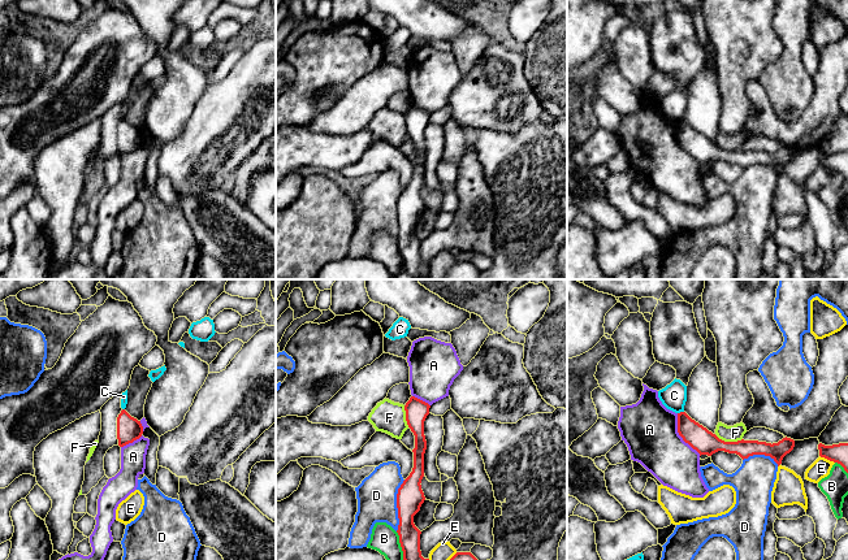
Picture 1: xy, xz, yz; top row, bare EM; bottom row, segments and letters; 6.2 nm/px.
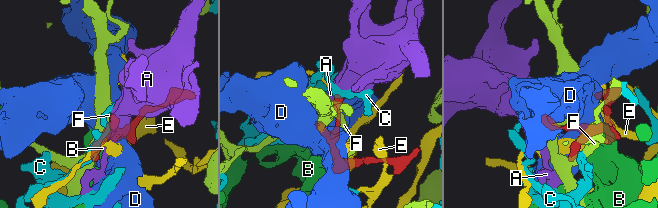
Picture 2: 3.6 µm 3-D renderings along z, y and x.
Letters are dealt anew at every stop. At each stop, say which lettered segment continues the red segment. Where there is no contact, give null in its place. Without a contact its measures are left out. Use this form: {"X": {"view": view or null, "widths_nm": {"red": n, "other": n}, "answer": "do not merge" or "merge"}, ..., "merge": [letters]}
{"A": {"view": "yz", "widths_nm": {"red": 150, "other": 340}, "answer": "do not merge"}, "B": {"view": "xz", "widths_nm": {"red": 130, "other": 170}, "answer": "do not merge"}, "C": {"view": "yz", "widths_nm": {"red": 150, "other": 160}, "answer": "do not merge"}, "D": {"view": "xz", "widths_nm": {"red": 170, "other": 240}, "answer": "do not merge"}, "E": {"view": "yz", "widths_nm": {"red": 110, "other": 120}, "answer": "do not merge"}, "F": {"view": "yz", "widths_nm": {"red": 150, "other": 100}, "answer": "do not merge"}, "merge": []}

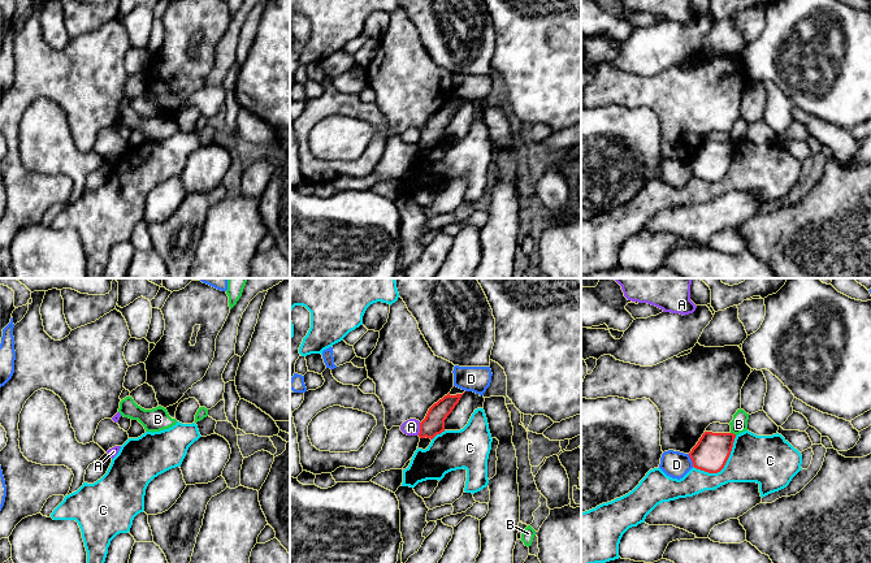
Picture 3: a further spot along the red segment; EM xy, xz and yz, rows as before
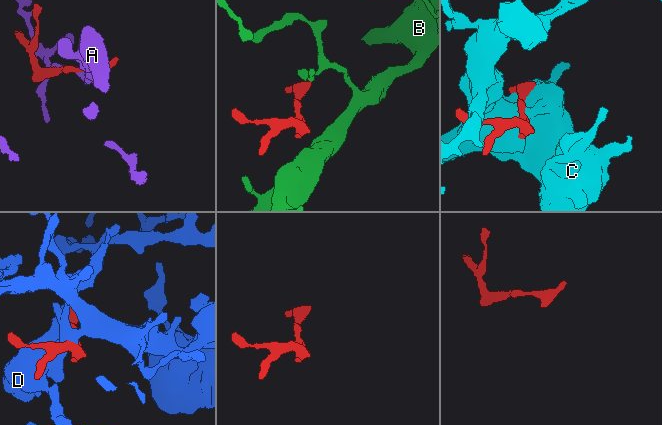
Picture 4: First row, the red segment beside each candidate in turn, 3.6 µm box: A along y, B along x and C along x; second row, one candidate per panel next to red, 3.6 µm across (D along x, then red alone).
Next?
{"A": {"view": "xz", "widths_nm": {"red": 140, "other": 100}, "answer": "do not merge"}, "B": {"view": "yz", "widths_nm": {"red": 220, "other": 100}, "answer": "do not merge"}, "C": {"view": "yz", "widths_nm": {"red": 220, "other": 300}, "answer": "do not merge"}, "D": {"view": "yz", "widths_nm": {"red": 220, "other": 170}, "answer": "do not merge"}, "merge": []}

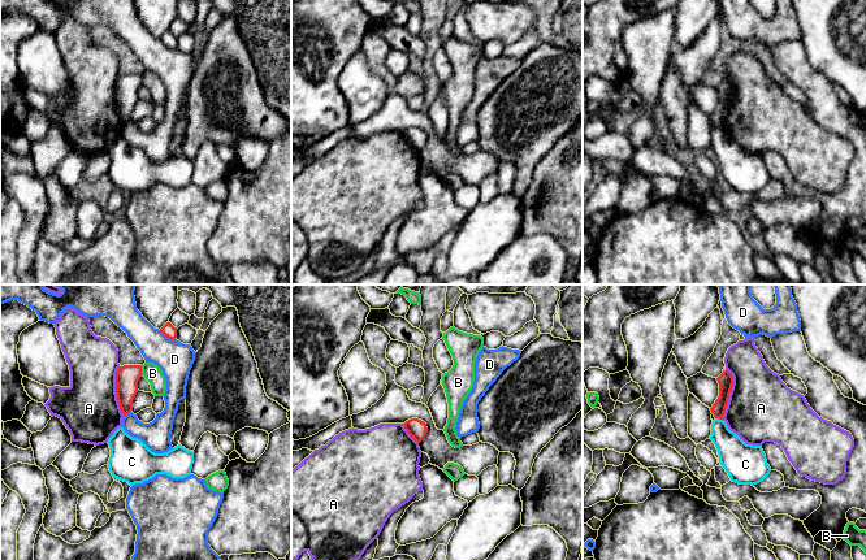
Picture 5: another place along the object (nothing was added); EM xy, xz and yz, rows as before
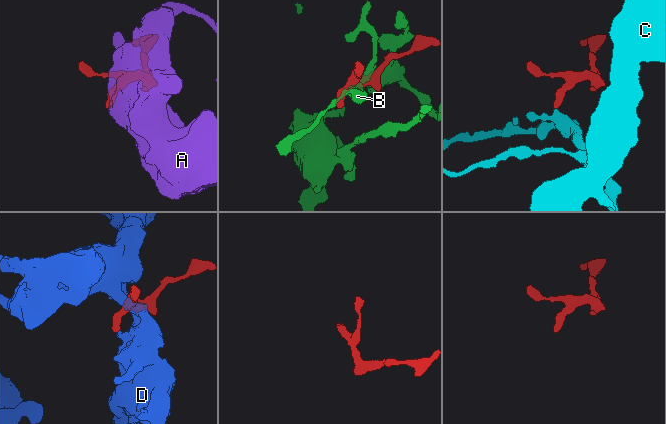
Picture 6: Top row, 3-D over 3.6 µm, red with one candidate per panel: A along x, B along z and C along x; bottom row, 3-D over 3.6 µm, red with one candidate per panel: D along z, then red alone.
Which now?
{"A": {"view": "yz", "widths_nm": {"red": 90, "other": 420}, "answer": "do not merge"}, "B": {"view": "xy", "widths_nm": {"red": 140, "other": 110}, "answer": "do not merge"}, "C": {"view": "yz", "widths_nm": {"red": 90, "other": 200}, "answer": "do not merge"}, "D": {"view": "xy", "widths_nm": {"red": 80, "other": 220}, "answer": "do not merge"}, "merge": []}

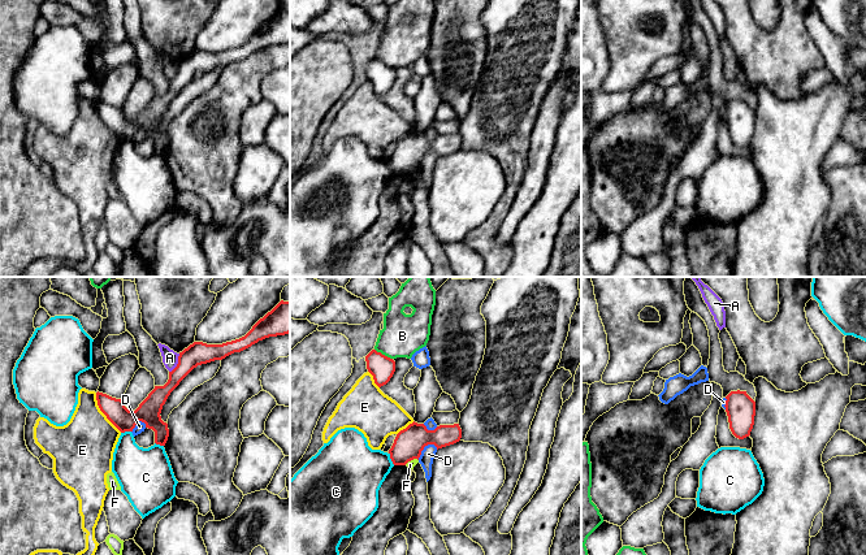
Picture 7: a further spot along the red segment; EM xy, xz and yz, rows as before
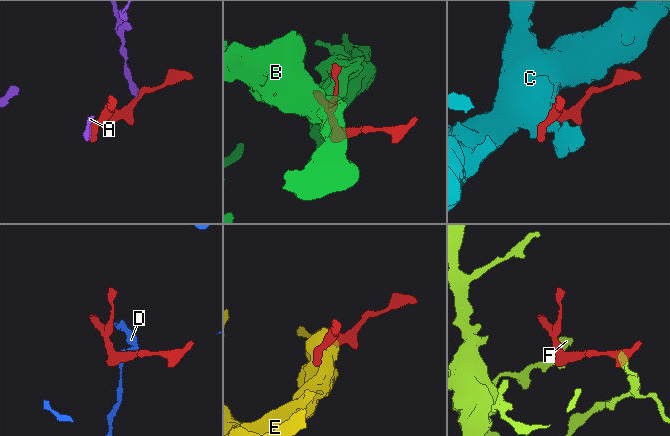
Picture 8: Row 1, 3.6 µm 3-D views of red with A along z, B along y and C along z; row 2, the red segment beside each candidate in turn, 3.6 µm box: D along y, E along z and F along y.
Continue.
{"A": {"view": "xy", "widths_nm": {"red": 140, "other": 100}, "answer": "do not merge"}, "B": {"view": "xz", "widths_nm": {"red": 150, "other": 260}, "answer": "do not merge"}, "C": {"view": "xz", "widths_nm": {"red": 190, "other": 380}, "answer": "do not merge"}, "D": {"view": "xz", "widths_nm": {"red": 190, "other": 90}, "answer": "do not merge"}, "E": {"view": "xy", "widths_nm": {"red": 140, "other": 360}, "answer": "do not merge"}, "F": {"view": "xz", "widths_nm": {"red": 190, "other": 50}, "answer": "do not merge"}, "merge": []}

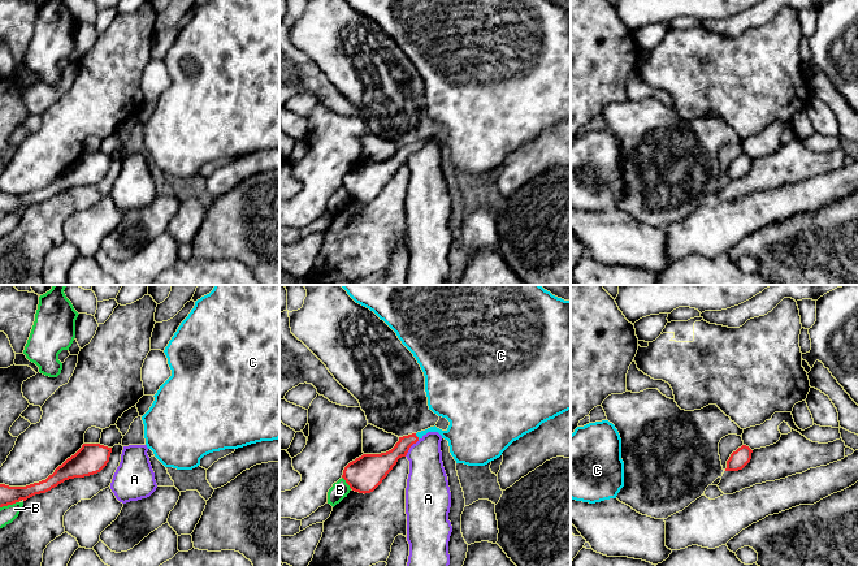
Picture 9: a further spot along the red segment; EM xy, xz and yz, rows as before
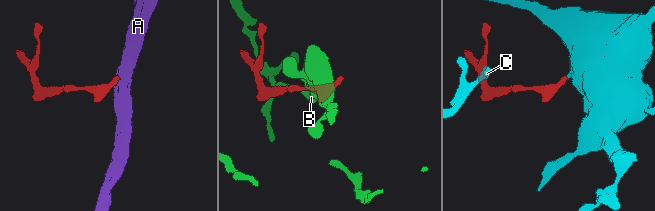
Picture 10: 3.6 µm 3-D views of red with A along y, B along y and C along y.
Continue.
{"A": {"view": "xz", "widths_nm": {"red": 160, "other": 240}, "answer": "do not merge"}, "B": {"view": "xy", "widths_nm": {"red": 110, "other": 100}, "answer": "do not merge"}, "C": {"view": "xz", "widths_nm": {"red": 120, "other": 140}, "answer": "merge"}, "merge": ["C"]}

